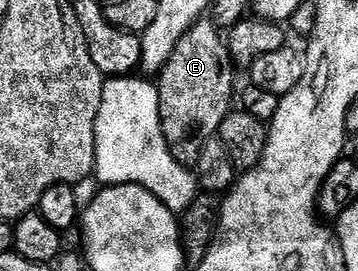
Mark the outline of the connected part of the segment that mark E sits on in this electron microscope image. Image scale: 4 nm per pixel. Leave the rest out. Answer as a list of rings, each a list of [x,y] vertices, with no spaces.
[[[210,20],[197,21],[176,43],[156,84],[160,99],[160,125],[168,147],[176,144],[176,152],[184,152],[184,156],[188,156],[188,152],[202,152],[204,143],[219,133],[224,117],[230,111],[228,99],[232,92],[222,88],[222,68],[229,60],[227,43]]]

